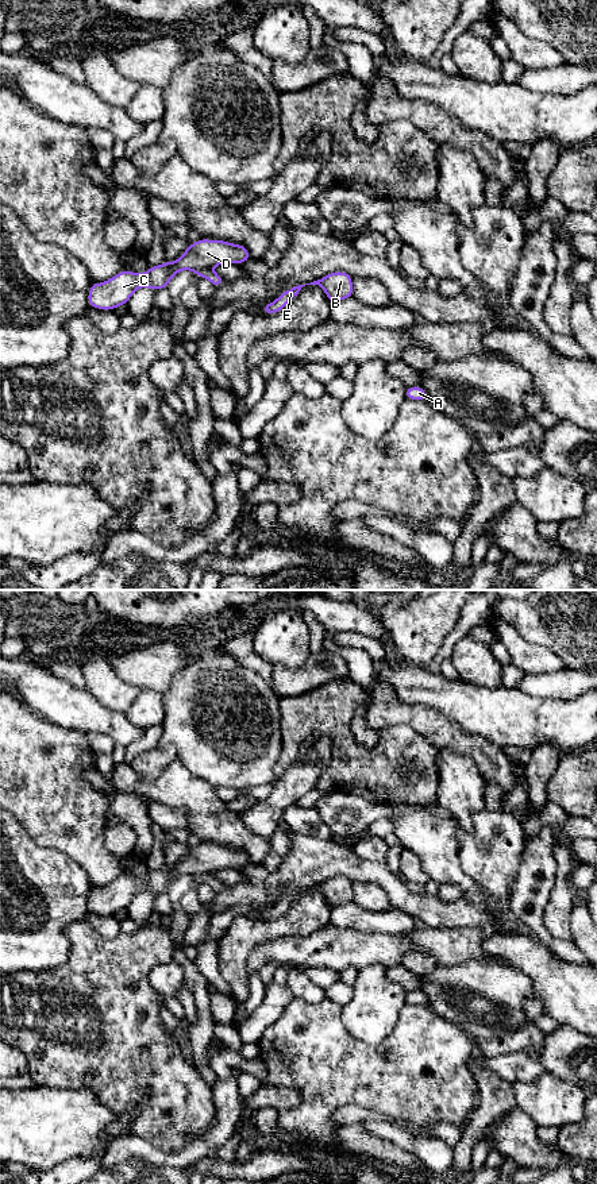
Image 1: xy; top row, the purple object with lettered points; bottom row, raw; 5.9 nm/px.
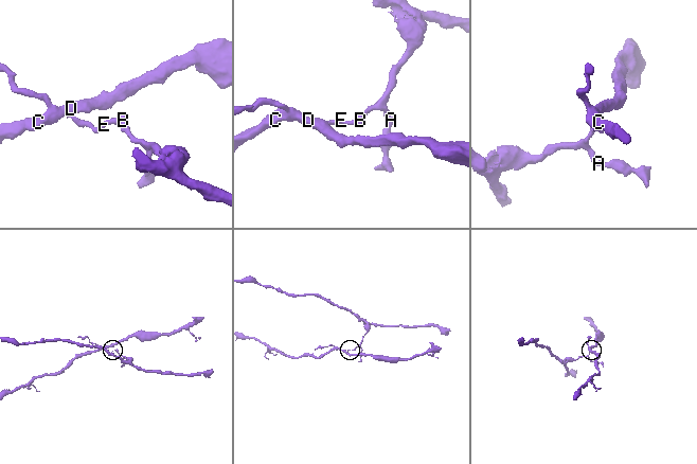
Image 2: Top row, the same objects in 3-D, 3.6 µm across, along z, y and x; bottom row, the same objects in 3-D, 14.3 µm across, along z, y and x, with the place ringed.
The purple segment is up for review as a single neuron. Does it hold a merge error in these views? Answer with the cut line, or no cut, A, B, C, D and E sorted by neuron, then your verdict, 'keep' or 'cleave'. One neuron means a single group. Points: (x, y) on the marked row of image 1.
cut xy (208, 267), (195, 272); groups A B E / C D; cleave

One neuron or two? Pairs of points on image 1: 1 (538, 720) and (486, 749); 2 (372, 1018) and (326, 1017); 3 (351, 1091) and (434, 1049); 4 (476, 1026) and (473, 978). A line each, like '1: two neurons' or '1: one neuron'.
1: two neurons
2: two neurons
3: one neuron
4: one neuron

